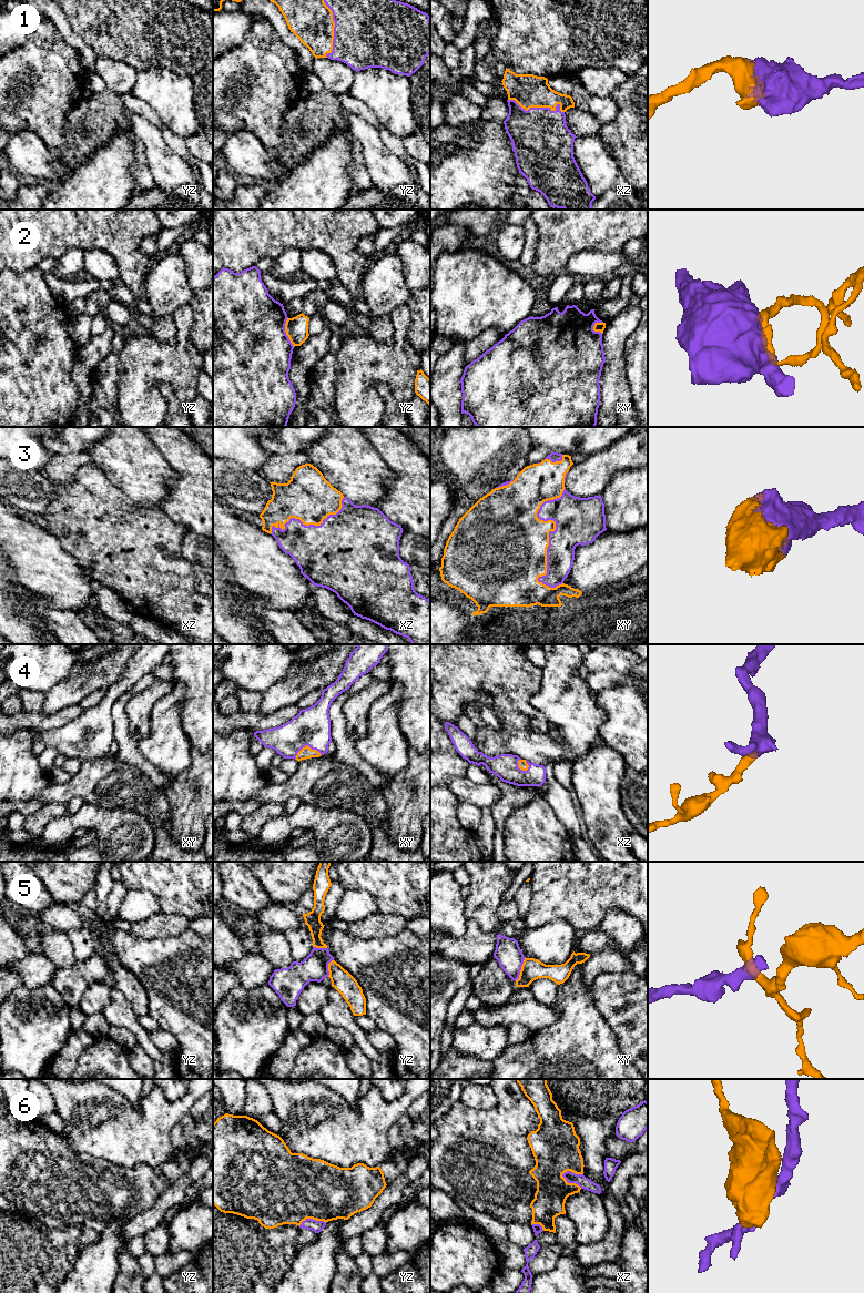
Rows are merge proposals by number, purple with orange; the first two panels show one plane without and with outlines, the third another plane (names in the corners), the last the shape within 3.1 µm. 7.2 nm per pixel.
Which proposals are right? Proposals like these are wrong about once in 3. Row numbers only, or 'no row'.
1, 3, 4

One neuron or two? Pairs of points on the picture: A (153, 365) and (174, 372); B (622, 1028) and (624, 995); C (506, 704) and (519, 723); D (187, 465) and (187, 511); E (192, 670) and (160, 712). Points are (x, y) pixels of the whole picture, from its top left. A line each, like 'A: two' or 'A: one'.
A: one
B: one
C: one
D: one
E: two

